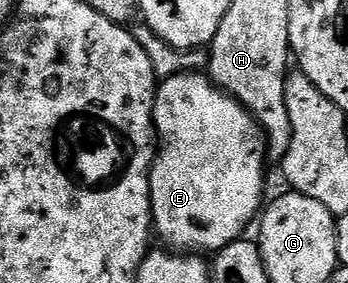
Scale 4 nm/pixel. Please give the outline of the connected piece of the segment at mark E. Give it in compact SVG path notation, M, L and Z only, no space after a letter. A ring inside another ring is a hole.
M188 73L174 75L158 84L155 129L157 150L151 165L151 217L154 234L163 242L160 244L179 253L214 253L244 238L243 230L256 222L265 203L265 135L255 116L223 88L215 86L206 74Z

